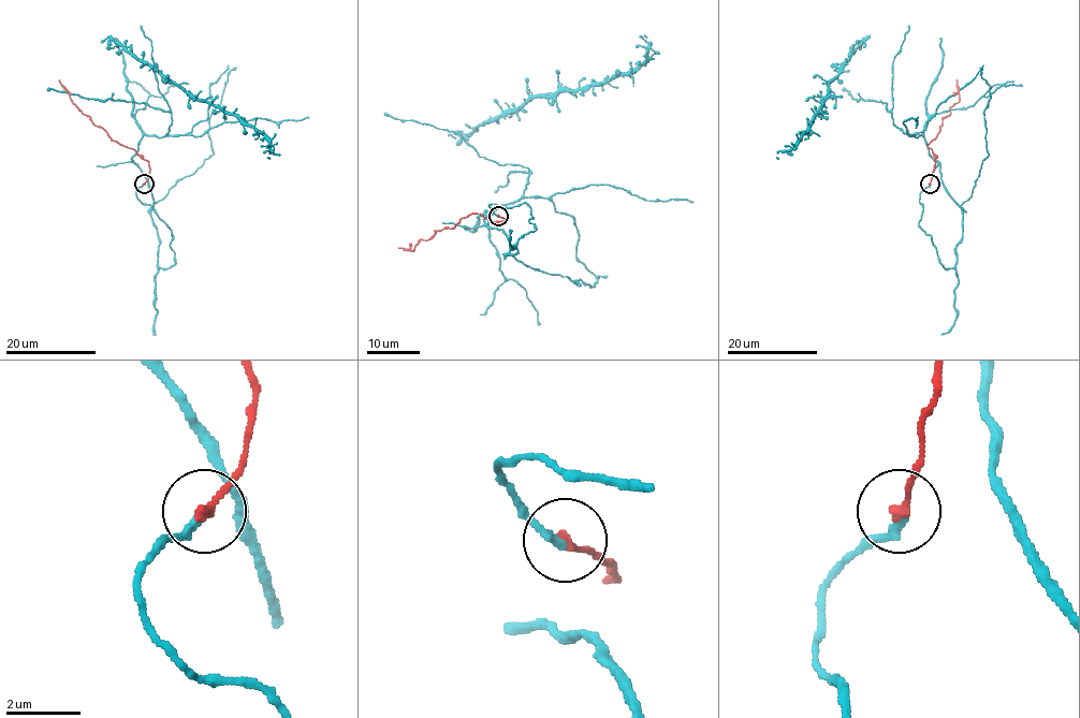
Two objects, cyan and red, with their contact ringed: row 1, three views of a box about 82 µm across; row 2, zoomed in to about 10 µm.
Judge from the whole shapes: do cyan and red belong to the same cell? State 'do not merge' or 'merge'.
merge

